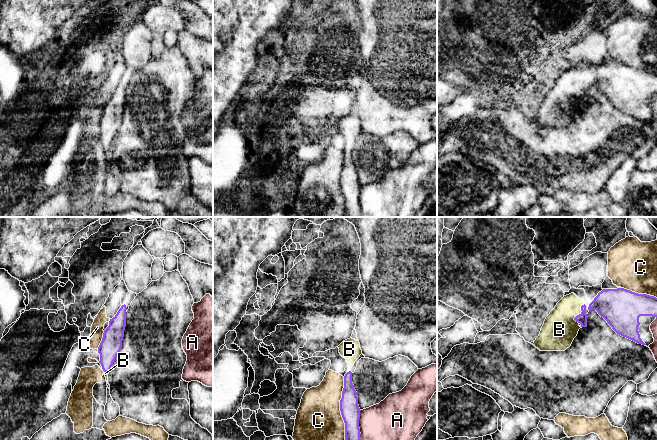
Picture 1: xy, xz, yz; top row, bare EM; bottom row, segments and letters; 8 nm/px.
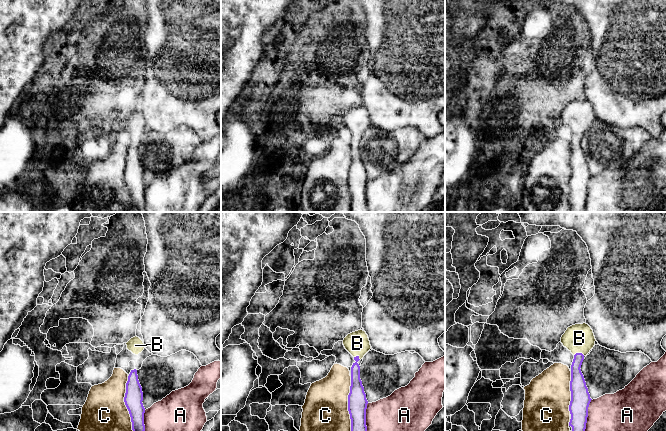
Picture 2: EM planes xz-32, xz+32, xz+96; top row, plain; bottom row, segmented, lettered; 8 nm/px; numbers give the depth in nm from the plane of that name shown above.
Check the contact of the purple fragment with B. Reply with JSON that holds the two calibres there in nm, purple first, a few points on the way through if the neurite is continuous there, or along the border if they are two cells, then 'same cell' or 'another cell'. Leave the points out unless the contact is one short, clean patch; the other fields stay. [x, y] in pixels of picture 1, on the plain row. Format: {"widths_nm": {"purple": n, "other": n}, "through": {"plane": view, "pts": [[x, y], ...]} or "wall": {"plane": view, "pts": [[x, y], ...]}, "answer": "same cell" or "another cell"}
{"widths_nm": {"purple": 80, "other": 280}, "answer": "same cell"}

